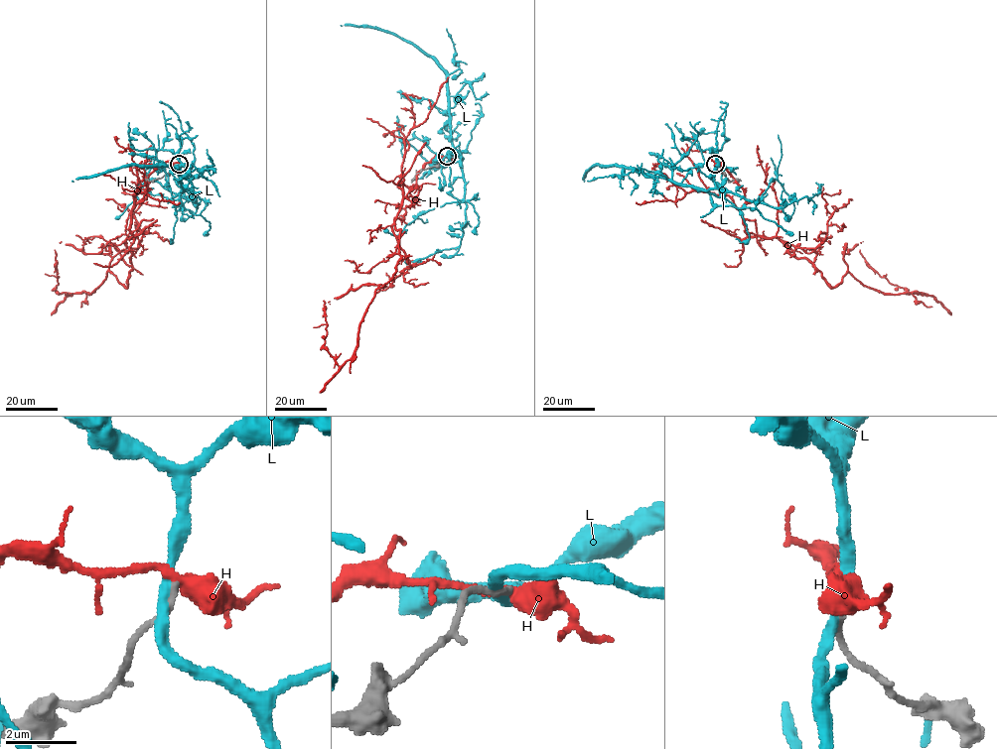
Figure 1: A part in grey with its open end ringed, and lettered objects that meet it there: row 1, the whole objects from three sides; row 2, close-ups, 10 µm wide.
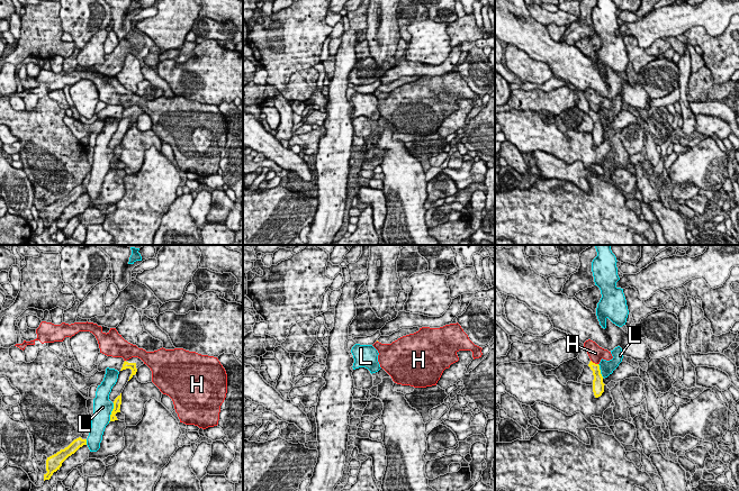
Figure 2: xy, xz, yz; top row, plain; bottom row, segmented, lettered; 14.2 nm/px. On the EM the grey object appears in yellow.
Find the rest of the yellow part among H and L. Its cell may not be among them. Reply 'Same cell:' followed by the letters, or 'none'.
Same cell: none

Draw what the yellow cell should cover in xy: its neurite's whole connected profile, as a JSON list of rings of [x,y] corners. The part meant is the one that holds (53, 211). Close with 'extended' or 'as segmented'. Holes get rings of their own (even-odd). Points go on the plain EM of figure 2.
[[[81,185],[74,188],[67,196],[61,198],[56,202],[47,206],[46,208],[46,219],[44,222],[44,229],[49,228],[54,220],[60,218],[62,211],[72,202],[74,202],[80,196],[87,193],[87,188],[82,188]]]; as segmented

